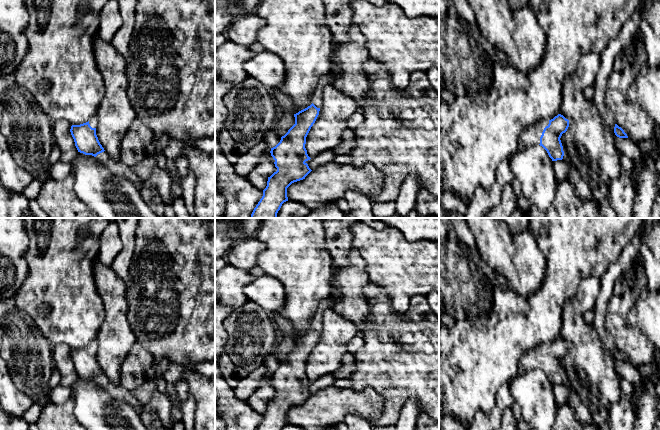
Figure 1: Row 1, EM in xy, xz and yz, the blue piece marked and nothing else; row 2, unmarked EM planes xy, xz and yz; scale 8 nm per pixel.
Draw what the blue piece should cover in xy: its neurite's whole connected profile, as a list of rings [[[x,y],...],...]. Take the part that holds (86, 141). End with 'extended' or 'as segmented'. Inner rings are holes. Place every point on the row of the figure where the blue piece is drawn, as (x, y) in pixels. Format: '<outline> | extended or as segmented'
[[[93,116],[88,122],[72,125],[70,132],[78,152],[94,156],[98,162],[104,164],[109,159],[109,154],[104,150],[96,135],[98,118]]] | extended

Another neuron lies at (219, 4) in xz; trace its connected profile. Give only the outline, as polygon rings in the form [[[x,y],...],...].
[[[215,0],[215,11],[224,8],[231,8],[235,11],[236,6],[236,0]]]

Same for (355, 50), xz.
[[[354,23],[349,29],[350,42],[333,49],[331,66],[338,72],[333,86],[350,95],[362,110],[366,106],[366,94],[369,84],[363,71],[363,63],[370,59],[365,47],[365,37]]]

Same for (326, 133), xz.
[[[332,84],[323,89],[323,104],[311,127],[305,148],[310,158],[327,152],[341,144],[348,118],[360,110],[357,102],[348,94],[337,90]]]

